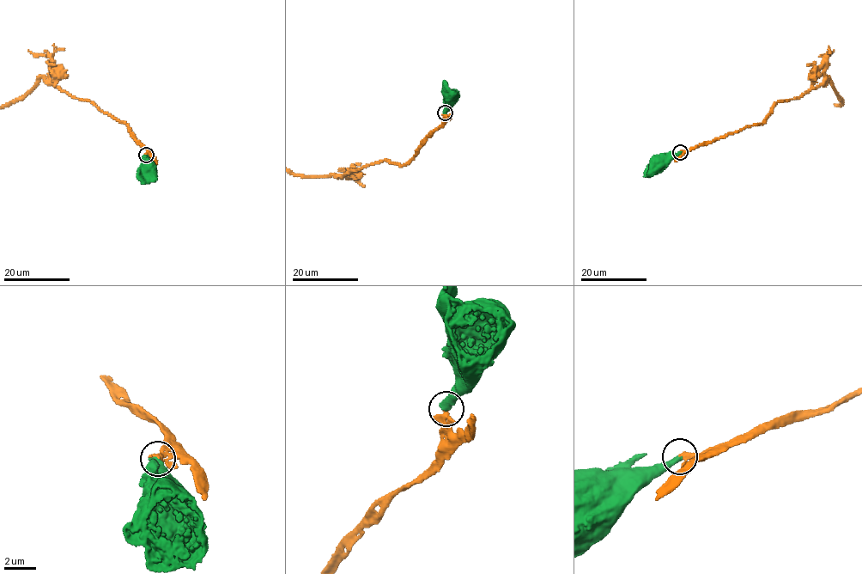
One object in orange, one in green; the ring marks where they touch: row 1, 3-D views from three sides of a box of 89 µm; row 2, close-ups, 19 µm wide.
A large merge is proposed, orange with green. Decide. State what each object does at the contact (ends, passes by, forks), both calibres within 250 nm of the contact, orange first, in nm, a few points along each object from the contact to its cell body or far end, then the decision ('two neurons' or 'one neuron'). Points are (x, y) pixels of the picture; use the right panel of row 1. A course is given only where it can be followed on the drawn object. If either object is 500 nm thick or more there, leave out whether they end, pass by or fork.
orange forks; green ends; calibres 180 and 460 nm; course green (680, 151), (661, 156), (657, 162); two neurons

